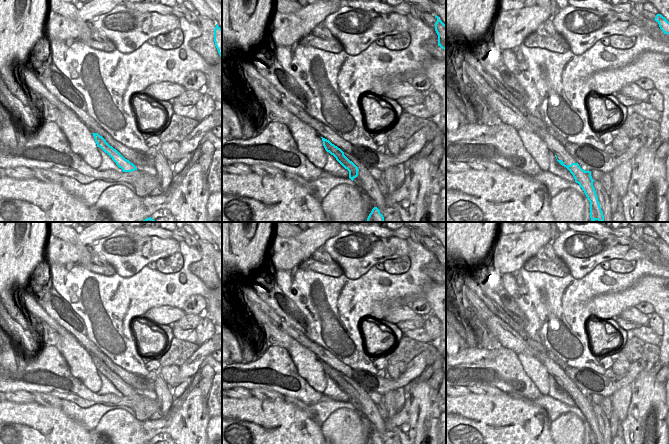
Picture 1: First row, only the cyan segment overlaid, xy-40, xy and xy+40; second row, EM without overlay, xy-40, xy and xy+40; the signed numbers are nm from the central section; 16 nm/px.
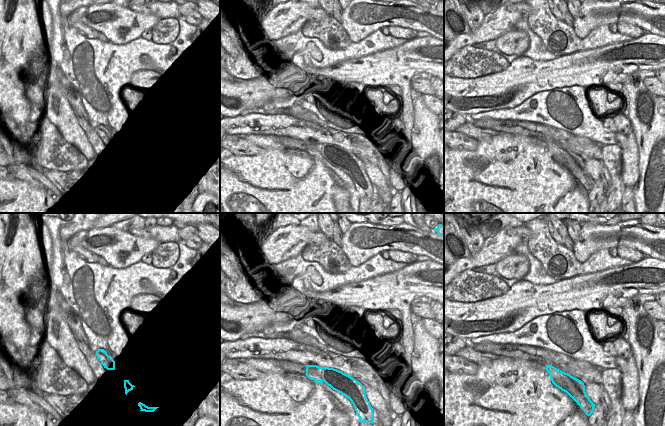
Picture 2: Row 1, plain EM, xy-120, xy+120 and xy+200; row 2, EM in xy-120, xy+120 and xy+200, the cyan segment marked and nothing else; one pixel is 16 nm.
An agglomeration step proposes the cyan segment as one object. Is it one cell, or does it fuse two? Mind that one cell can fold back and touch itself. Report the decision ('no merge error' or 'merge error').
merge error

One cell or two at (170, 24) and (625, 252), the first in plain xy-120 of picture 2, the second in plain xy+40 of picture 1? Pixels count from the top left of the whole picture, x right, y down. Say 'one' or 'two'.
two

